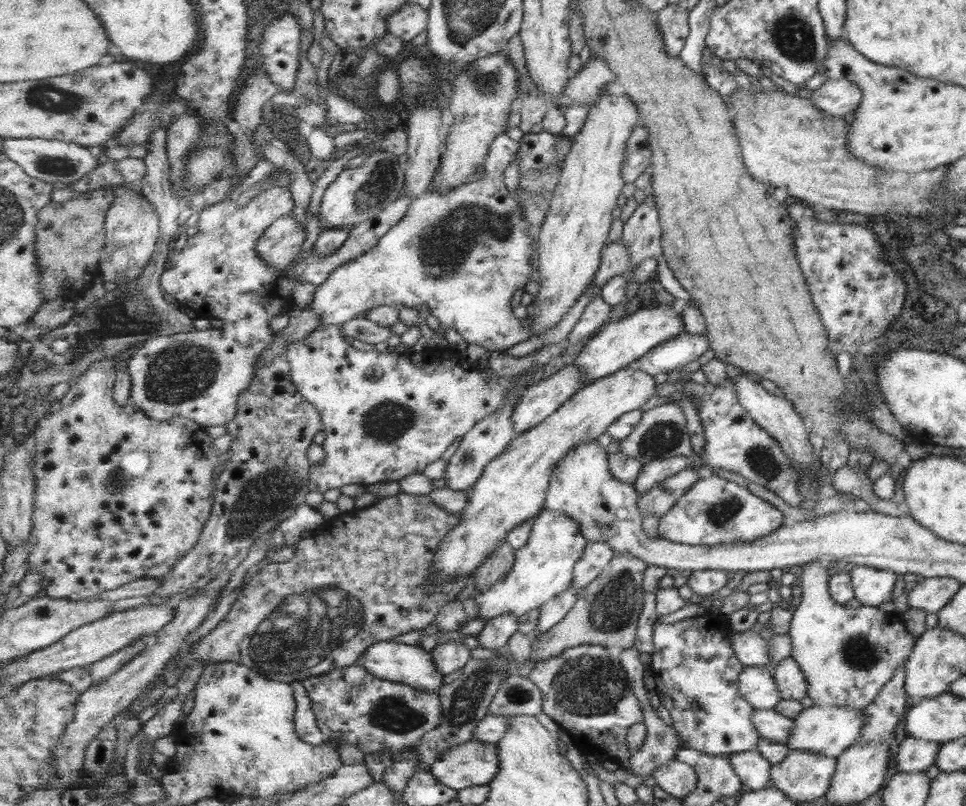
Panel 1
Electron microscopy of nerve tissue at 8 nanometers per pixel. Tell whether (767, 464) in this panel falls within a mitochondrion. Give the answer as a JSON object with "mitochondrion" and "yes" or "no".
{"mitochondrion":"yes"}

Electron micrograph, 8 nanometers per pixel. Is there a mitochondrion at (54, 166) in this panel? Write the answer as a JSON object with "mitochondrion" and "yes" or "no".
{"mitochondrion":"yes"}

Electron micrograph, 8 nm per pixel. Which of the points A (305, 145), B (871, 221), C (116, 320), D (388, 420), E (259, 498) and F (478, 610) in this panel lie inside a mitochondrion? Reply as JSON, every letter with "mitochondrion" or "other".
{"A":"other","B":"other","C":"mitochondrion","D":"mitochondrion","E":"mitochondrion","F":"other"}

